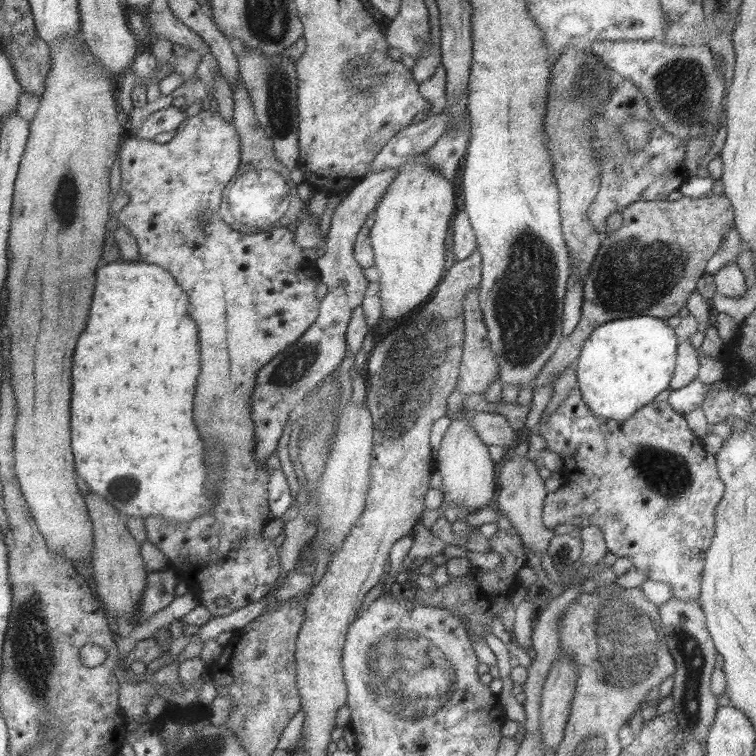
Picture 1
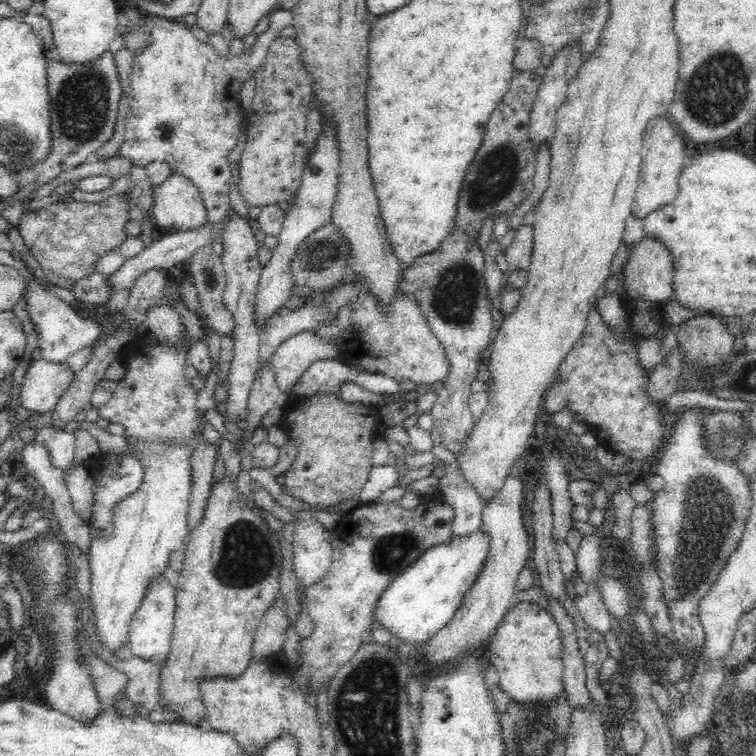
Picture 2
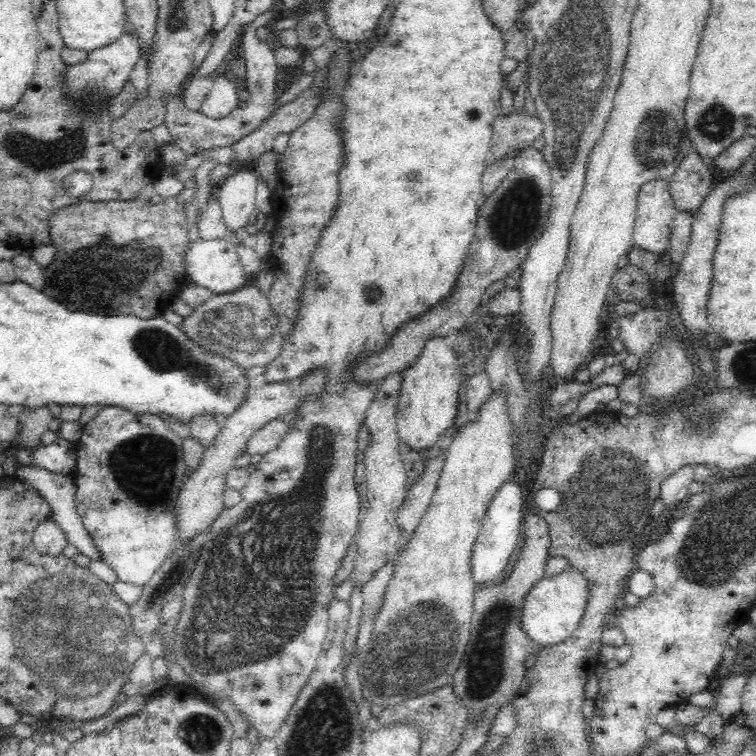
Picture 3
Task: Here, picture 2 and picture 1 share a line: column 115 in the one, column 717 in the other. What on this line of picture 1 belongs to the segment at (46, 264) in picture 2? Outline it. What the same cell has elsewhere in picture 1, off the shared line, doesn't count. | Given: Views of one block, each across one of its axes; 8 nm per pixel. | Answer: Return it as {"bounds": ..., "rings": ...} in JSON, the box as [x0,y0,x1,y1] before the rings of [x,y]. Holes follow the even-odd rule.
{"bounds":[532,194,734,387],"rings":[[[713,194],[699,198],[682,196],[675,201],[638,200],[625,206],[620,215],[620,227],[607,233],[606,238],[600,242],[588,274],[582,280],[581,319],[573,332],[559,341],[551,358],[547,359],[539,375],[532,381],[533,387],[553,386],[563,369],[577,360],[585,338],[601,324],[633,316],[653,316],[665,320],[678,315],[679,310],[686,306],[687,298],[696,291],[696,282],[705,274],[707,261],[720,250],[723,236],[734,224],[729,200],[723,195]]]}

